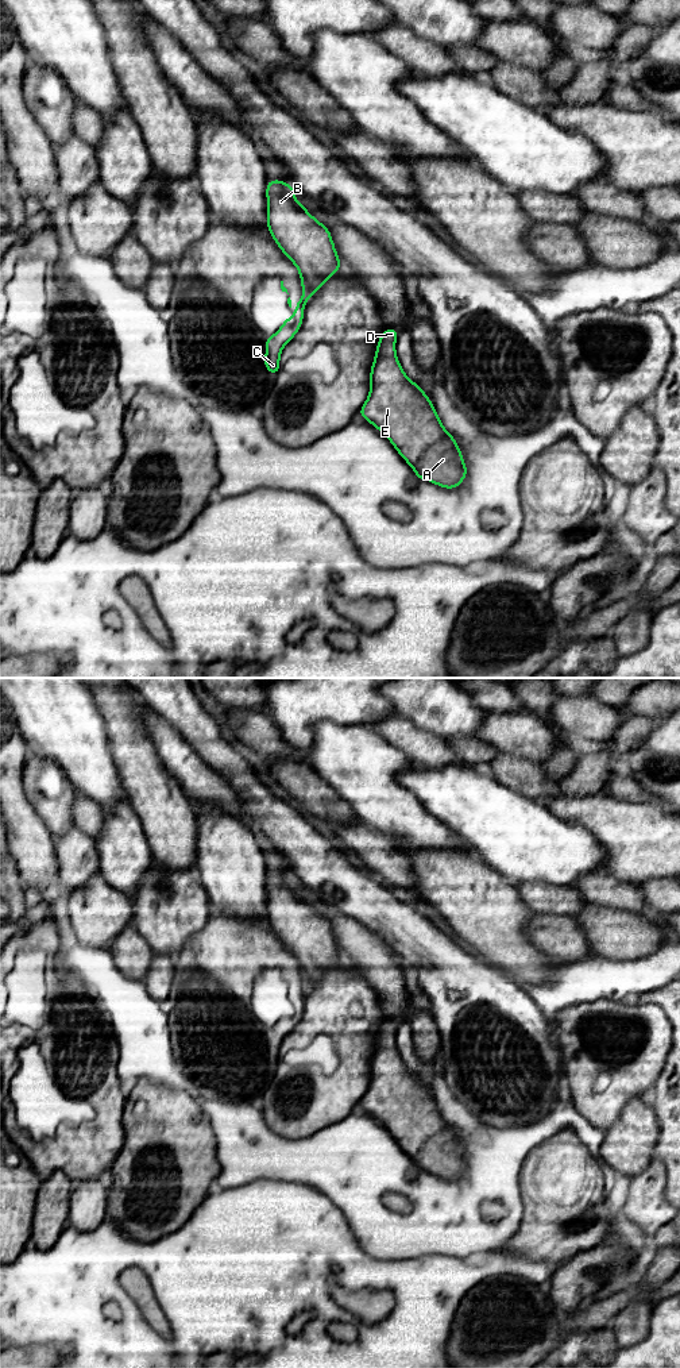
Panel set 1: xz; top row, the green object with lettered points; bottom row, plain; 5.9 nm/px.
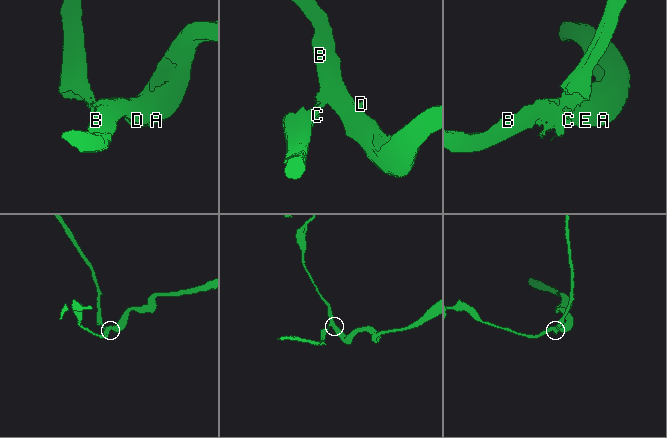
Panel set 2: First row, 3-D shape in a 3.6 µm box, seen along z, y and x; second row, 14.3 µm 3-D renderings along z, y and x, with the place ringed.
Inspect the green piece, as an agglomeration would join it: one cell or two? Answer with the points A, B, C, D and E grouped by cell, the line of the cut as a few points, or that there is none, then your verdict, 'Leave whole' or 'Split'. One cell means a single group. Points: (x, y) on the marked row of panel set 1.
Groups: A B D E / C. Split along xz (301, 278), (312, 295). Split

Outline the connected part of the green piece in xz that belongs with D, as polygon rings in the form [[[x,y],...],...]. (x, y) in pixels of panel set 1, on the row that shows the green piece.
[[[386,328],[380,334],[370,371],[370,393],[358,413],[389,439],[414,470],[416,478],[455,489],[463,485],[468,473],[463,454],[453,435],[443,427],[430,398],[405,374],[395,351],[398,335],[399,330],[394,328]]]

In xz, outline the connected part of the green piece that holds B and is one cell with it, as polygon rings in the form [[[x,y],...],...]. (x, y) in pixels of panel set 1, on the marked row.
[[[282,180],[267,181],[267,230],[314,294],[343,263],[329,228],[298,203],[294,192],[294,186]]]

